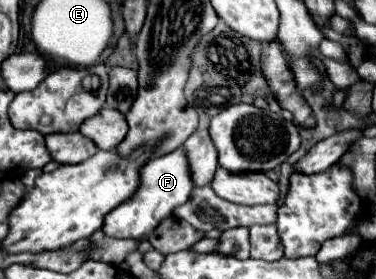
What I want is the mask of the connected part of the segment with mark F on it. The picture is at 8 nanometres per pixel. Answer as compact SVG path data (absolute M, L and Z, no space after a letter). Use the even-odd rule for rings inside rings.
M181 147L167 155L155 157L147 161L147 165L141 171L141 187L137 195L127 199L113 211L109 211L105 215L105 223L101 231L107 237L115 237L115 239L141 239L143 235L149 235L151 231L155 231L157 225L163 219L167 219L179 205L187 203L191 197L191 191L193 191L193 183L191 183L191 175L187 171L187 159Z

